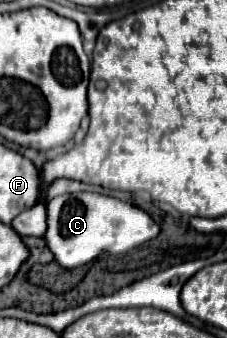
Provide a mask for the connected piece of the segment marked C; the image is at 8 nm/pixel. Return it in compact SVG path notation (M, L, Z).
M67 193L67 195L59 195L47 201L47 231L43 235L43 239L47 241L49 251L53 253L55 261L65 267L65 269L75 269L81 267L89 261L93 261L95 257L109 253L109 255L119 255L119 253L127 253L133 247L143 245L145 241L153 239L159 233L157 223L141 209L107 197L107 195L99 195L99 193Z

